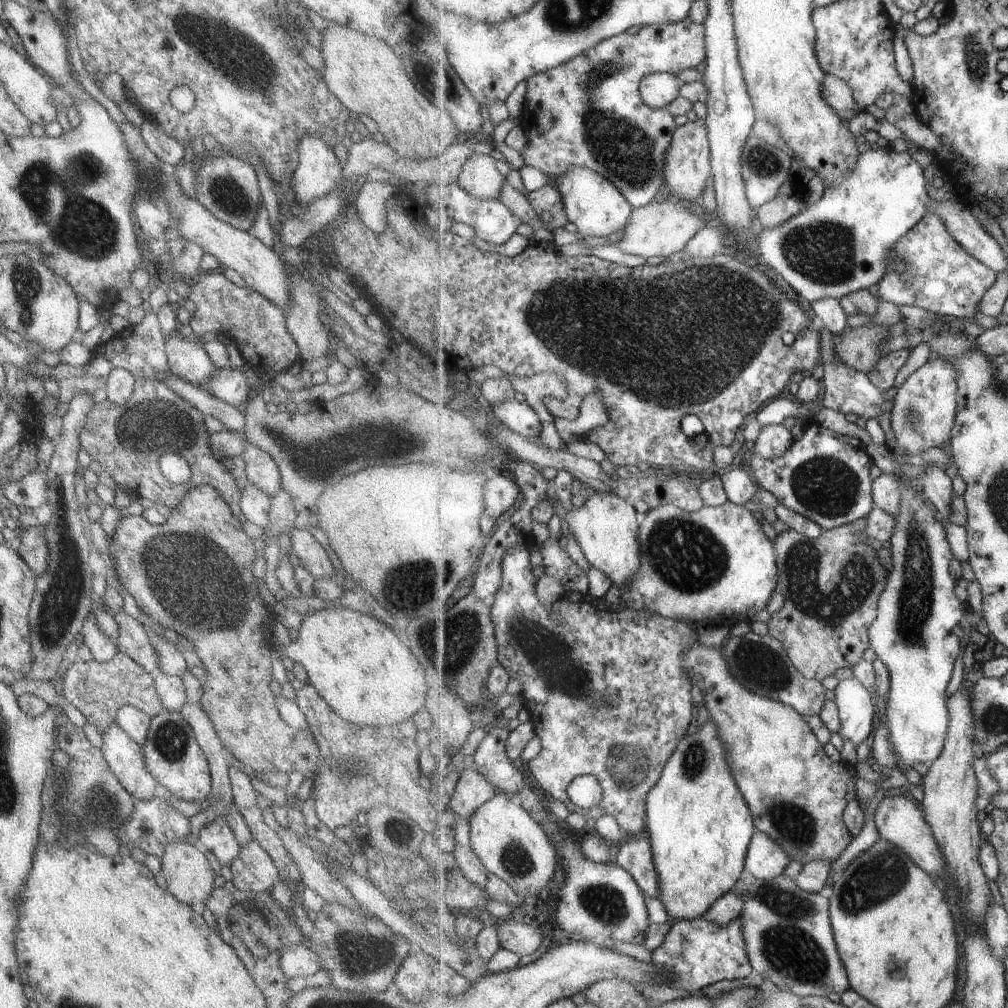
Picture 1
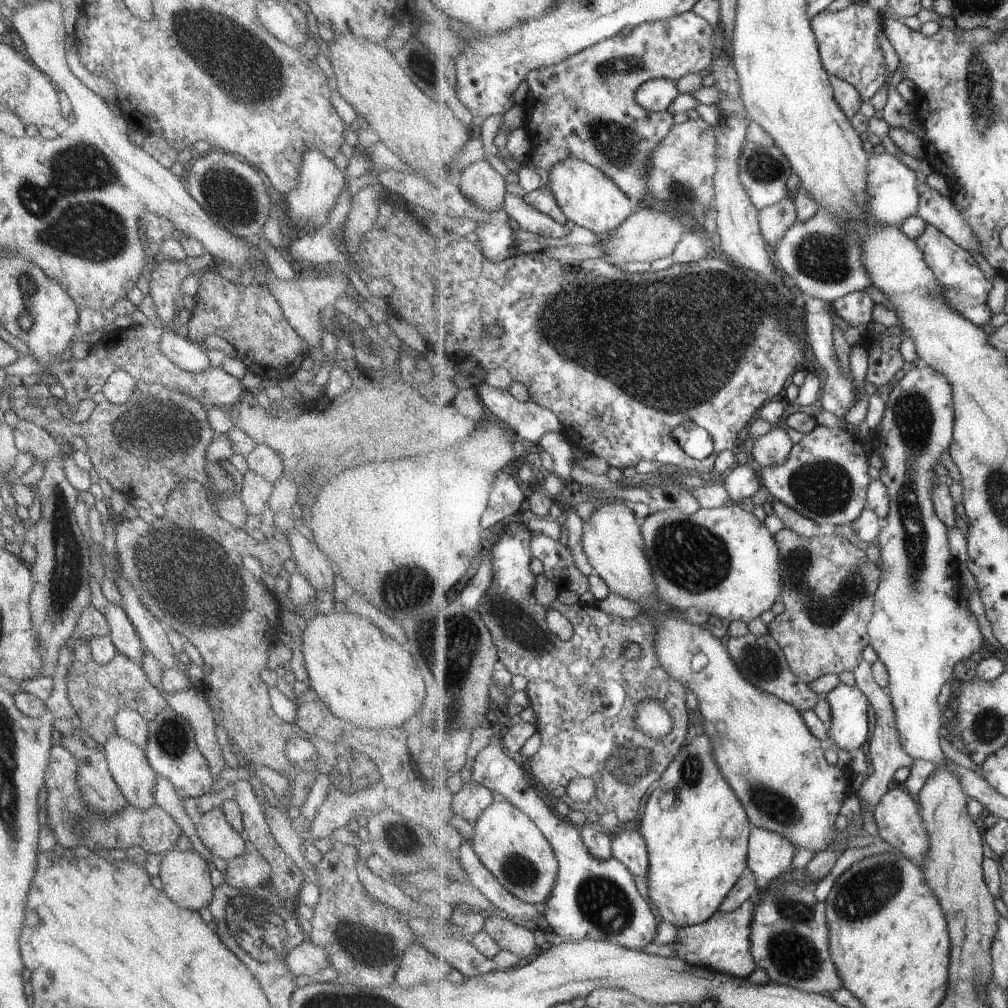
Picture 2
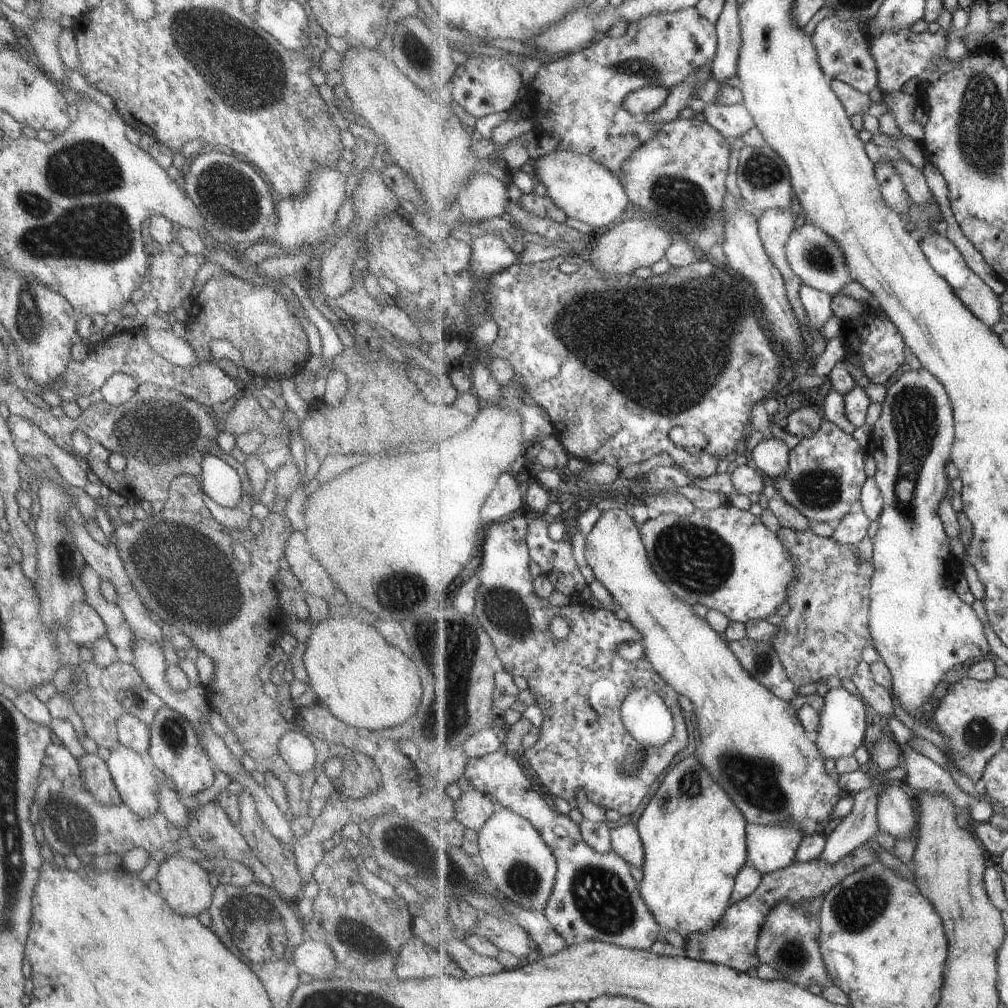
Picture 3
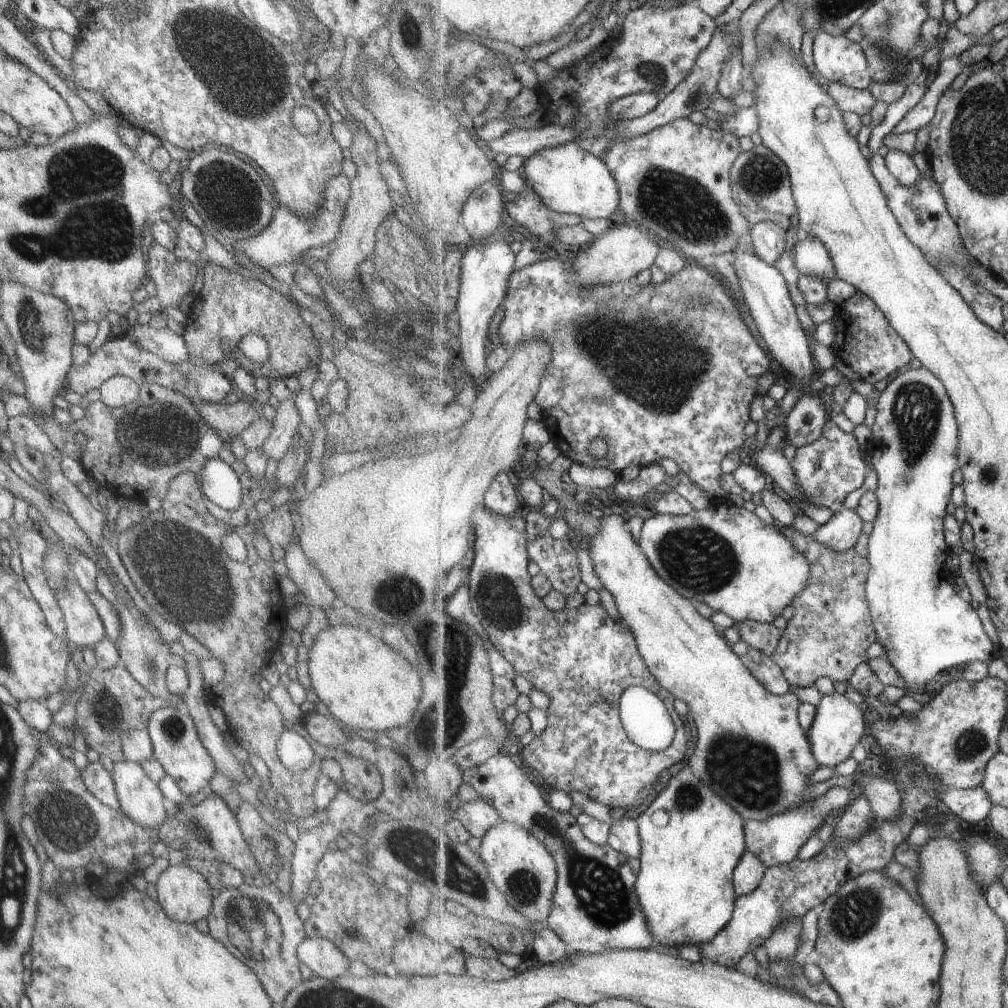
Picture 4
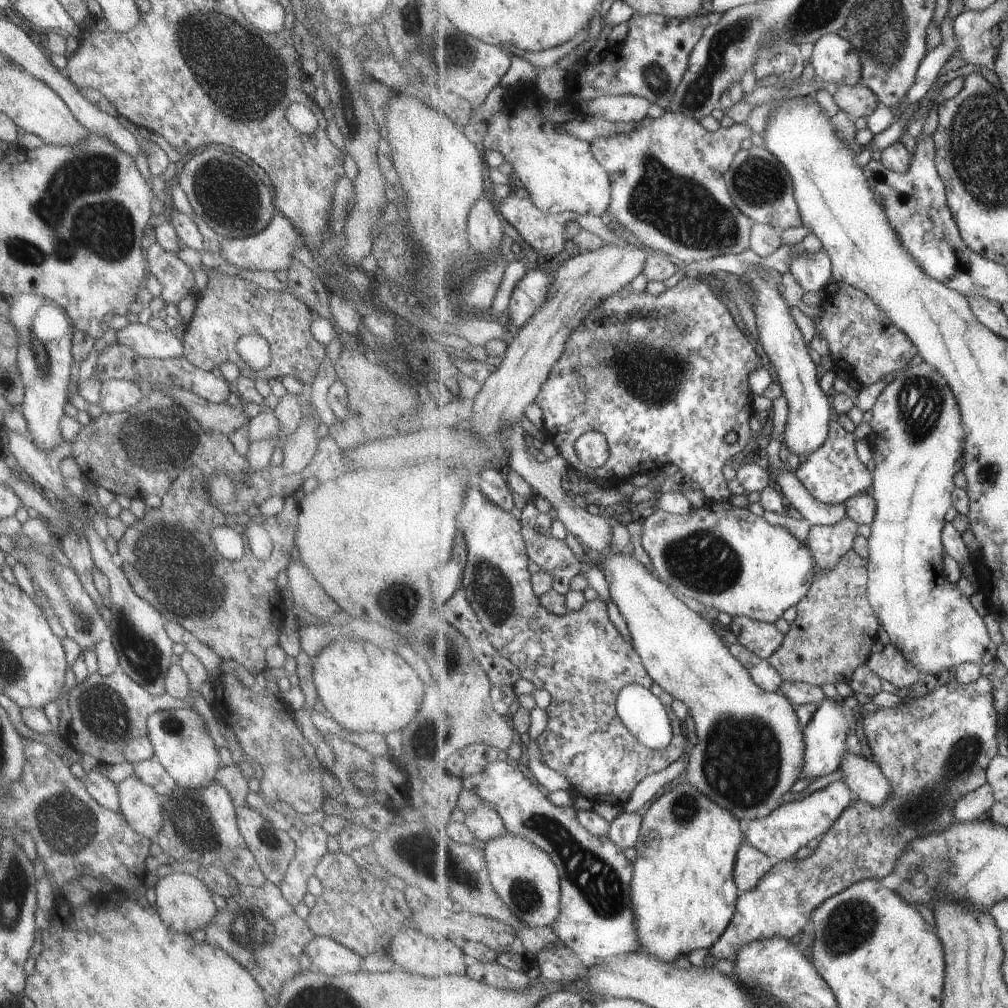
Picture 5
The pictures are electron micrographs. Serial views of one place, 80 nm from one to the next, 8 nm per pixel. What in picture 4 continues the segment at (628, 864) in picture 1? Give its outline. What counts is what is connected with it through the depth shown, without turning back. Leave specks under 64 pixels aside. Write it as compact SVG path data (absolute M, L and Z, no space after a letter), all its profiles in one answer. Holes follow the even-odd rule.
M619 818L619 820L613 820L609 845L617 852L625 854L627 858L640 858L642 841L637 819Z

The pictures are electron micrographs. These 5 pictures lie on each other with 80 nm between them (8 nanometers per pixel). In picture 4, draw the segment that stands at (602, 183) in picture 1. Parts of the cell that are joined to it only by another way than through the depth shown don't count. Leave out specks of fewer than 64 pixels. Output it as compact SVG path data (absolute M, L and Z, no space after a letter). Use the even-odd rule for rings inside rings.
M577 142L557 148L545 148L527 159L521 173L529 180L545 206L559 213L568 213L583 219L604 219L621 206L621 188L602 158L583 150Z

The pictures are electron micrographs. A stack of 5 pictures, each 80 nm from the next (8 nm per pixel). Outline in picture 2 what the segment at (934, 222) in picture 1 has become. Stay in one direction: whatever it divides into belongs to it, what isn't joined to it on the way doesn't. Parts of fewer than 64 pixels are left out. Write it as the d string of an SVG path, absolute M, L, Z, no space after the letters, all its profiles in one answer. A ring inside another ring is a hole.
M926 224L923 234L917 238L916 243L924 250L925 260L934 270L937 278L940 278L948 303L978 325L989 324L994 315L994 310L990 307L989 293L994 286L987 280L985 272L977 266L975 258L968 250L956 243L944 231L929 224ZM863 291L846 294L831 304L836 314L851 326L866 325L872 322L875 302Z

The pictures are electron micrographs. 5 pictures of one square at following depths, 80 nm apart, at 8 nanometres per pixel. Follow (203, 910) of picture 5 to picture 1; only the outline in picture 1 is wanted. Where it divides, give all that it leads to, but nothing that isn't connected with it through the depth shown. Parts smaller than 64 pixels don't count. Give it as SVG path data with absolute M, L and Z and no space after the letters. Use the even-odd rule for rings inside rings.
M183 840L175 841L165 846L160 856L160 871L158 874L165 880L166 891L175 900L197 910L203 906L204 900L214 889L212 882L215 874L209 867L207 859L194 845L190 845Z

